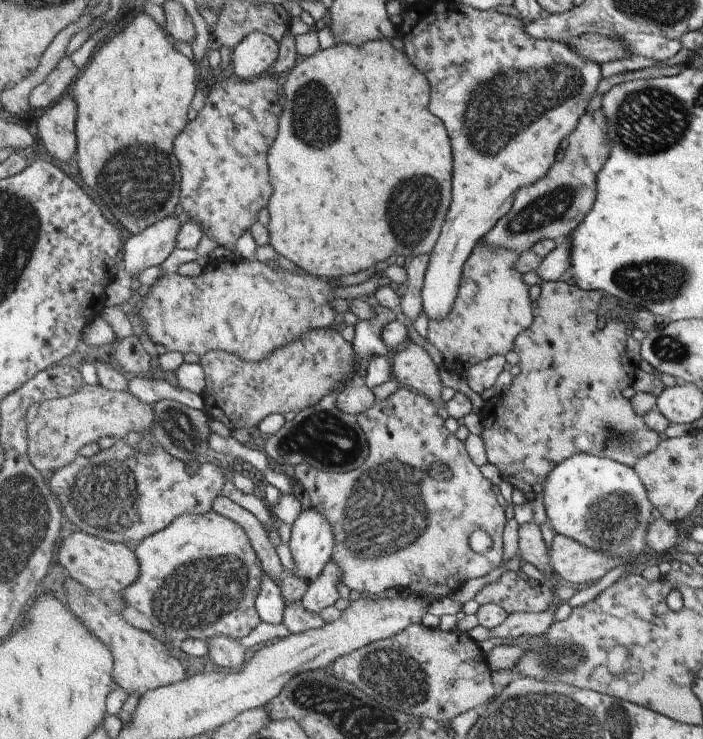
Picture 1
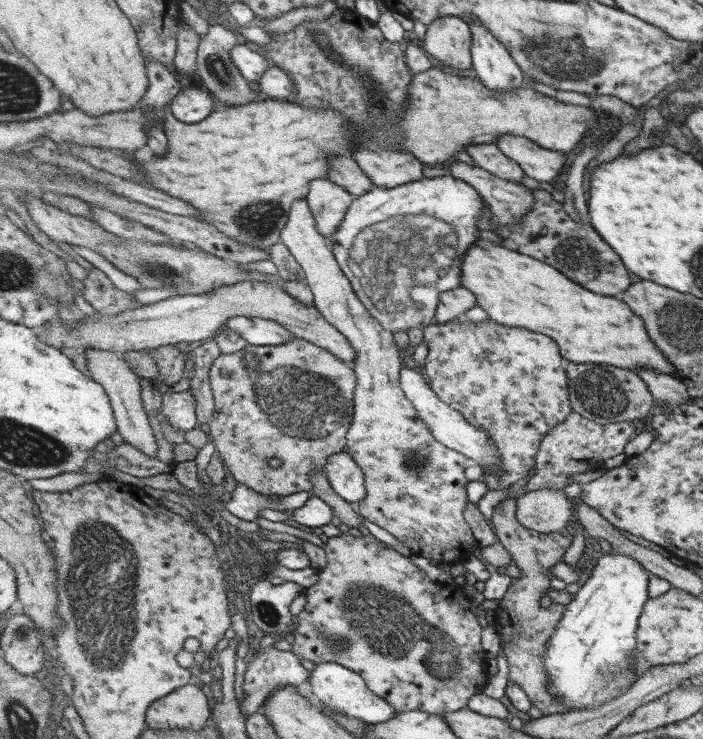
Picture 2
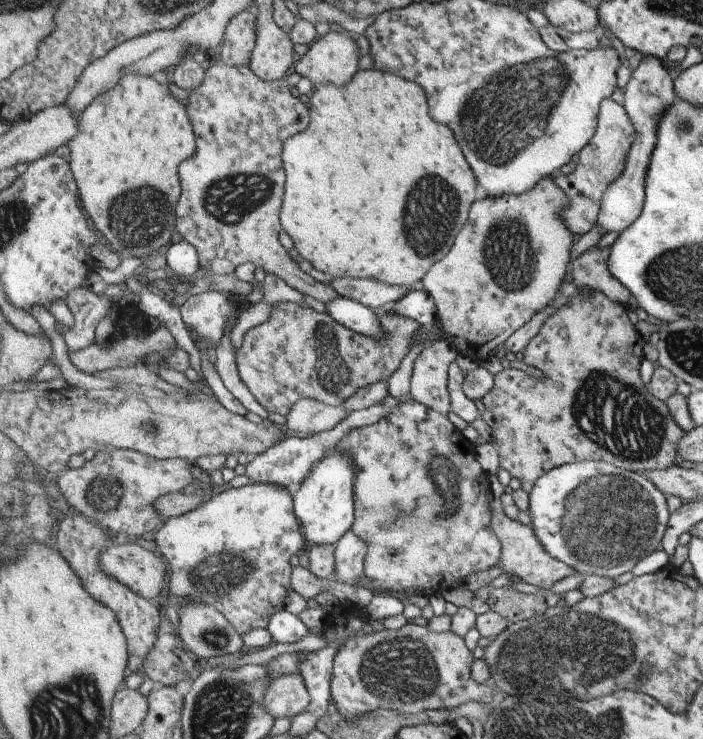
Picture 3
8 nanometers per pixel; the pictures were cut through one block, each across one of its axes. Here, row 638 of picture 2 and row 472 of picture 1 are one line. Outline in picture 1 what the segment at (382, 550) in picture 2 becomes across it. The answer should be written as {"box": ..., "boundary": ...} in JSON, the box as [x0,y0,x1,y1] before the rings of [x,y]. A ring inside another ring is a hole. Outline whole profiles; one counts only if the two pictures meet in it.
{"box":[291,386,507,599],"boundary":[[[400,386],[397,391],[376,403],[363,414],[358,416],[358,423],[363,428],[370,446],[370,453],[365,464],[348,473],[327,473],[315,468],[312,464],[302,462],[293,468],[291,474],[302,483],[304,489],[311,498],[313,507],[321,509],[323,514],[332,522],[336,534],[337,550],[334,553],[334,561],[346,572],[345,583],[351,590],[358,591],[358,594],[391,594],[391,590],[400,592],[411,591],[411,594],[419,594],[423,598],[440,599],[443,596],[450,597],[455,590],[463,590],[469,580],[473,578],[487,578],[489,572],[499,570],[499,564],[503,562],[505,544],[503,544],[503,530],[507,530],[507,506],[501,499],[500,490],[495,490],[495,482],[487,478],[487,474],[481,474],[481,468],[471,460],[464,442],[459,440],[455,433],[449,432],[445,426],[445,419],[439,414],[439,407],[433,404],[433,400],[422,394],[415,394],[411,389]],[[485,530],[494,540],[494,548],[489,552],[475,552],[470,545],[470,538],[473,532]]]}

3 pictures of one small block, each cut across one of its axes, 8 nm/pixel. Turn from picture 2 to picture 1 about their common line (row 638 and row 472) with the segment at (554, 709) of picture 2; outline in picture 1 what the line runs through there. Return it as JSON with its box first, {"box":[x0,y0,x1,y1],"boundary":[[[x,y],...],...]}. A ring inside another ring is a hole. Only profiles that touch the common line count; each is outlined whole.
{"box":[479,279,663,494],"boundary":[[[565,279],[558,281],[547,281],[541,286],[541,294],[534,301],[534,324],[530,329],[524,330],[516,341],[514,351],[519,356],[519,366],[521,373],[512,379],[508,391],[502,395],[496,393],[495,396],[487,403],[479,413],[482,431],[479,434],[486,455],[486,460],[490,464],[495,465],[502,480],[513,484],[515,489],[523,490],[523,492],[531,492],[531,494],[539,494],[543,492],[546,478],[557,468],[559,464],[568,458],[573,458],[577,453],[589,453],[593,455],[611,457],[620,463],[634,467],[638,460],[641,460],[649,453],[655,452],[659,445],[663,442],[661,436],[656,430],[653,430],[646,422],[645,417],[639,416],[634,409],[633,401],[625,396],[625,390],[629,386],[629,372],[631,372],[631,384],[635,378],[635,366],[633,360],[629,358],[629,350],[627,350],[627,326],[623,324],[621,317],[610,317],[605,311],[604,318],[600,319],[599,310],[603,304],[603,291],[592,291],[581,289],[575,280]]]}

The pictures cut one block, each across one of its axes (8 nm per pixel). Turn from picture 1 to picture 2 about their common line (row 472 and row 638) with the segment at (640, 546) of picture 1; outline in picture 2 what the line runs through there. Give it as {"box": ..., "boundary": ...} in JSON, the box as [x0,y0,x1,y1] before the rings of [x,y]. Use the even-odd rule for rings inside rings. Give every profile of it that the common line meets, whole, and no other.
{"box":[545,550,651,711],"boundary":[[[610,550],[597,560],[590,578],[568,604],[546,650],[545,667],[550,677],[550,692],[554,692],[554,696],[571,711],[597,708],[623,696],[641,675],[636,673],[634,654],[638,650],[639,616],[650,598],[650,577],[651,574],[637,559]]]}

